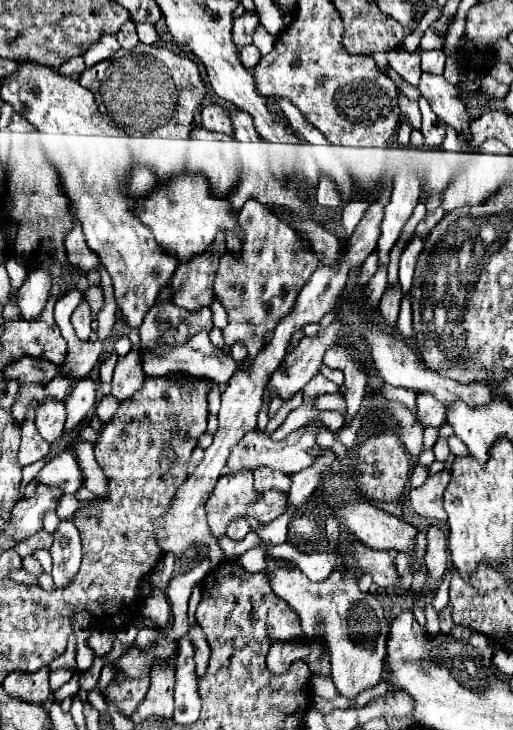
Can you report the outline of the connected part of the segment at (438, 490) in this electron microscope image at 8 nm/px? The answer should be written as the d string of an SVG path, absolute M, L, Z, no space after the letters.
M443 470L439 474L429 476L423 486L413 488L409 492L409 500L411 500L413 510L419 516L423 516L439 526L447 524L447 512L443 510L443 492L445 492L449 480L451 480L449 472Z

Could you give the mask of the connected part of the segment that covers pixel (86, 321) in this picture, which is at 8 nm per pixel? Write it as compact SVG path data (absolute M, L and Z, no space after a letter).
M85 300L73 312L71 322L73 322L73 328L75 328L77 338L81 338L83 342L87 342L89 340L89 334L91 334L91 314L89 314L89 304Z

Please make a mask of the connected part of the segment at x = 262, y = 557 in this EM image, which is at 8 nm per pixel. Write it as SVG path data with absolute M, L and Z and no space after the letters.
M257 546L257 548L249 548L249 550L239 558L239 562L241 562L241 566L243 566L247 572L261 572L261 570L265 570L265 566L267 566L267 558L269 558L267 550Z

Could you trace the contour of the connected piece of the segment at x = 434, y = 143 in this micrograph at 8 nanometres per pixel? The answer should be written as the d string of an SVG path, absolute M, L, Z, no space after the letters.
M423 96L417 100L417 104L419 104L421 114L423 114L421 132L425 136L425 146L427 148L439 148L443 138L445 138L445 122L431 110L429 102Z

